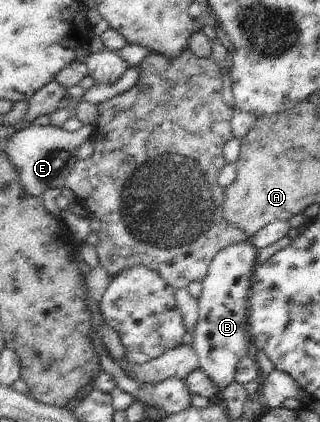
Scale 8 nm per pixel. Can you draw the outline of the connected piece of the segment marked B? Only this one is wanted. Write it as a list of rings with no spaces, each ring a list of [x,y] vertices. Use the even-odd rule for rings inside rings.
[[[251,240],[224,248],[215,257],[207,278],[201,282],[199,316],[192,331],[194,339],[191,345],[199,353],[200,368],[206,370],[222,390],[237,381],[238,366],[253,345],[249,326],[253,306],[252,288],[261,265],[259,254],[261,250]]]

